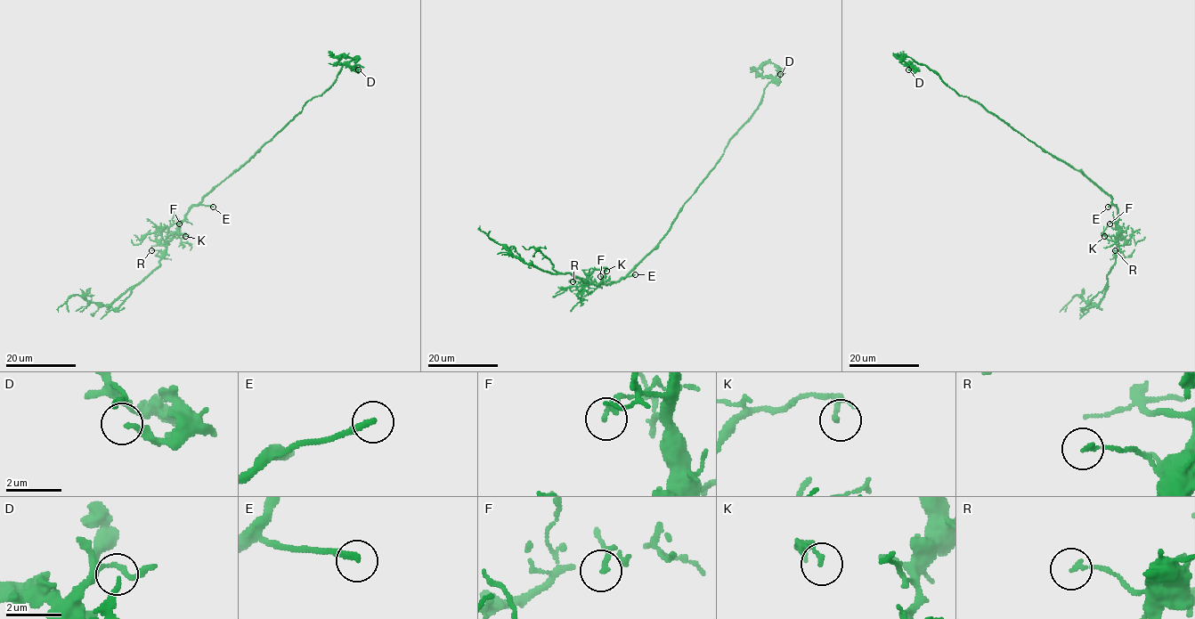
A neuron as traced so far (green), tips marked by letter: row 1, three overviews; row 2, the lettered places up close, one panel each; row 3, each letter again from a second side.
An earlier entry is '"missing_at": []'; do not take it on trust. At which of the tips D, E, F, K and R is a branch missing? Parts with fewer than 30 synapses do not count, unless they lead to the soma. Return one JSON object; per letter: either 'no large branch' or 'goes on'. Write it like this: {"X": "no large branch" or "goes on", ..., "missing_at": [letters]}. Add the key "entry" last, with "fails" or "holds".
{"D": "no large branch", "E": "goes on", "F": "no large branch", "K": "no large branch", "R": "no large branch", "missing_at": ["E"], "entry": "fails"}

